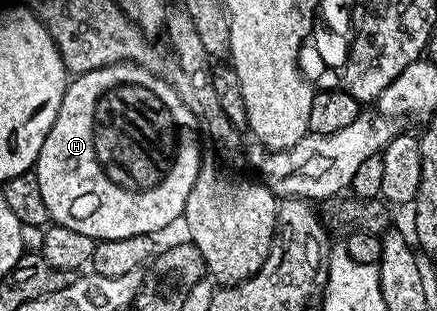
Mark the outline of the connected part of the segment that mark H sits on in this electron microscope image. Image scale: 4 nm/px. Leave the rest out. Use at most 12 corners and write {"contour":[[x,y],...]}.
{"contour":[[164,78],[69,84],[34,166],[49,218],[160,235],[199,179]]}

